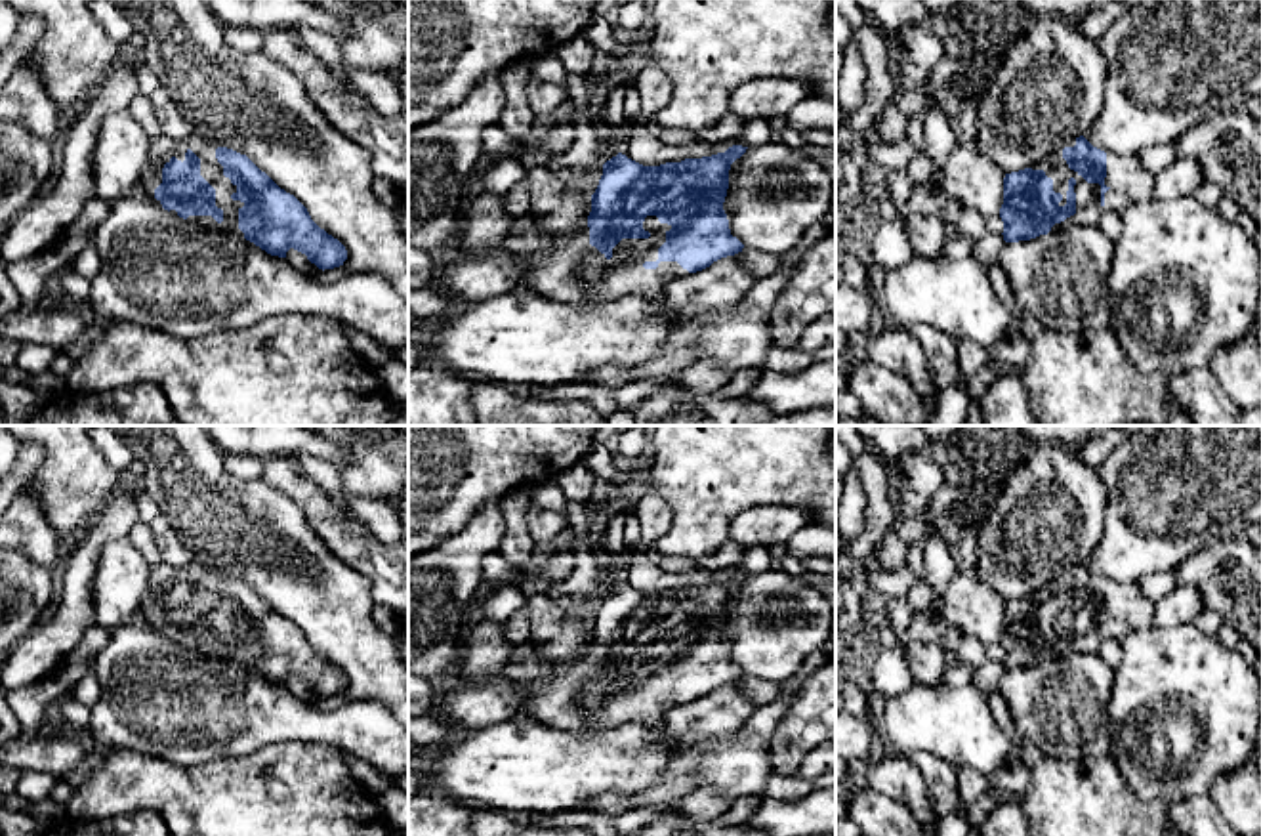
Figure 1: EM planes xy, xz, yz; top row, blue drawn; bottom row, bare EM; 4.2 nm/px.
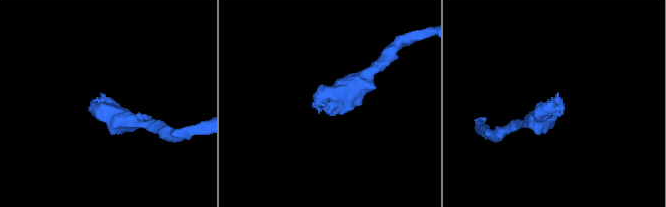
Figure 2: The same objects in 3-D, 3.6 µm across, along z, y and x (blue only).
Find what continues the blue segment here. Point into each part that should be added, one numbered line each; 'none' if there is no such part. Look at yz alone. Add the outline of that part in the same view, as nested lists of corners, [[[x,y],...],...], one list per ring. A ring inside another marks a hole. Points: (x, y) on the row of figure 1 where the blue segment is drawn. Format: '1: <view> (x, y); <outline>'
1: yz (1130, 180); [[[1070,139],[1030,166],[1032,170],[1044,170],[1045,176],[1053,179],[1053,191],[1063,195],[1059,206],[1066,204],[1068,179],[1076,179],[1076,214],[1055,223],[1051,231],[1063,231],[1072,225],[1097,225],[1103,214],[1122,214],[1129,204],[1152,197],[1156,174],[1152,174],[1137,155],[1116,155],[1101,149],[1106,153],[1105,185],[1108,187],[1103,195],[1099,183],[1087,183],[1078,172],[1070,170],[1063,158],[1063,149],[1074,145],[1076,139]]]

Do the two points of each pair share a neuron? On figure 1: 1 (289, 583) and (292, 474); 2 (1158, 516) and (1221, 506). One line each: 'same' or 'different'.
1: different
2: same

